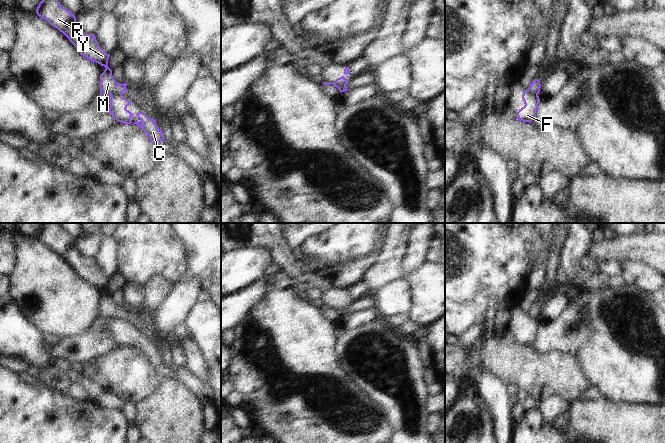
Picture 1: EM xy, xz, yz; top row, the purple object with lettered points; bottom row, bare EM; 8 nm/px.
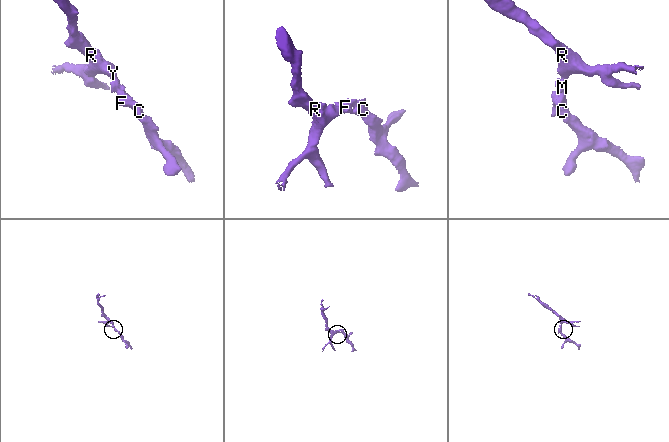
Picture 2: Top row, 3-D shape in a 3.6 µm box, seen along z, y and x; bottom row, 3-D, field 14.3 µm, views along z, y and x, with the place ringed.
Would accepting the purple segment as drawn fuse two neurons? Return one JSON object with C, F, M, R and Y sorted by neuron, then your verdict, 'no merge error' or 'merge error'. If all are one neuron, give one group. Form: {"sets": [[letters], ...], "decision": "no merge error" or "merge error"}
{"sets": [["C", "F"], ["M", "R", "Y"]], "decision": "merge error"}

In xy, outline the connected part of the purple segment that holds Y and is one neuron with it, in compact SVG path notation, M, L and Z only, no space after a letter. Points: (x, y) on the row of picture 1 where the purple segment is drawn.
M42 0L36 13L62 32L81 55L105 67L100 74L101 94L122 94L126 90L127 84L118 84L112 76L112 70L108 67L110 54L99 46L94 34L84 34L78 29L75 15L58 0Z

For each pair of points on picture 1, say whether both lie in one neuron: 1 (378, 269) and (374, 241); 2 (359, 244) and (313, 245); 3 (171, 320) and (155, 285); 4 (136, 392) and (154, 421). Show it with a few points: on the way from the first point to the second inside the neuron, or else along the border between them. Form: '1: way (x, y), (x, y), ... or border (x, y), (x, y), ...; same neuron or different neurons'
1: border (385, 233), (383, 243), (379, 248); different neurons
2: way (348, 244), (324, 245); same neuron
3: border (172, 285), (167, 296), (150, 312); different neurons
4: border (158, 383), (157, 387), (149, 395), (131, 407); different neurons

